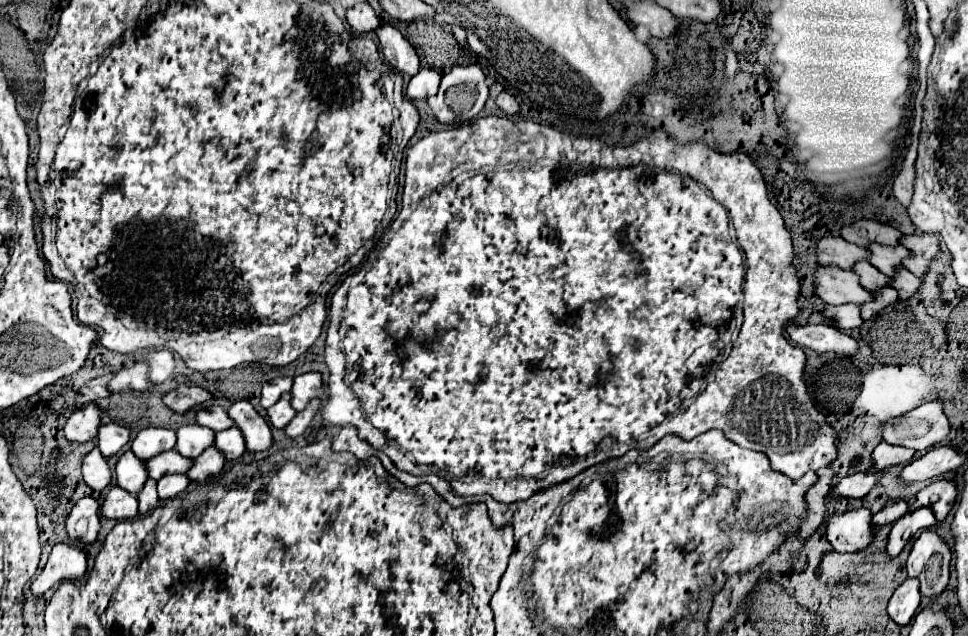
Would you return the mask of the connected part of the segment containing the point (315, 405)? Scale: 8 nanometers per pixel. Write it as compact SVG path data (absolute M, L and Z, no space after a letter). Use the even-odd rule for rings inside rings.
M311 400L309 406L307 406L303 412L297 412L297 416L287 424L285 434L287 434L289 438L301 436L301 434L309 428L309 424L311 424L313 416L319 412L319 408L321 408L321 400Z

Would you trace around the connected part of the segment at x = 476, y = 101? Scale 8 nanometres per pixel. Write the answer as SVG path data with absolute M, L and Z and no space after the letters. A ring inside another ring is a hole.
M455 66L441 80L439 92L431 96L429 108L441 124L467 124L481 110L489 96L485 74L479 66Z

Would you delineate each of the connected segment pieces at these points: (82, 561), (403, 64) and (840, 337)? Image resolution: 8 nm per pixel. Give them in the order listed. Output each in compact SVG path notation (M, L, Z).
M55 544L43 572L31 584L35 596L43 596L51 586L63 580L81 580L87 572L87 558L77 546Z
M383 24L375 32L379 36L385 60L397 72L407 74L407 76L415 76L415 72L419 72L419 56L415 52L415 48L403 38L403 34L391 24Z
M789 324L787 326L789 338L799 344L799 346L807 346L819 354L823 352L835 352L835 354L845 354L845 356L853 356L859 352L859 342L843 332L839 332L837 328L831 326L823 326L823 324L807 324L807 326L797 326L797 324Z

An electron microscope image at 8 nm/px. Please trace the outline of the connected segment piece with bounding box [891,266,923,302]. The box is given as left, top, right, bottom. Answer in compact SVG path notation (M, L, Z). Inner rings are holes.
M899 268L897 270L897 276L893 278L893 282L891 282L891 286L893 288L897 288L899 290L899 298L903 300L903 302L907 302L913 294L917 294L919 292L919 288L921 288L921 278L917 278L915 274L911 274L907 268Z

